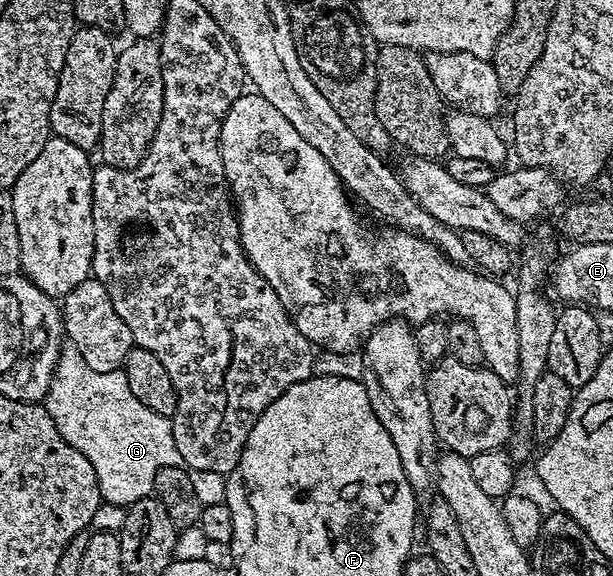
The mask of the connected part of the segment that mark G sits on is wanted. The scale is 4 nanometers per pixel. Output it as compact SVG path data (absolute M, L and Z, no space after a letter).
M72 347L62 348L57 370L51 379L51 387L47 391L43 404L63 440L71 443L75 451L81 451L87 457L87 463L95 467L101 500L106 506L128 507L131 503L150 496L153 493L155 475L160 469L183 465L179 447L175 447L172 420L151 411L151 407L143 407L143 403L135 399L124 371L109 374L91 371Z

